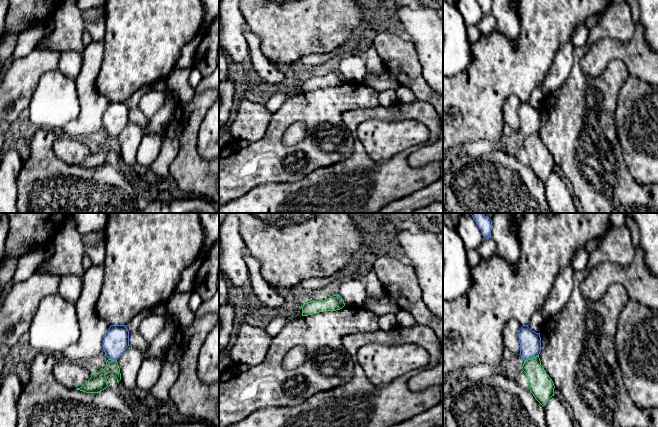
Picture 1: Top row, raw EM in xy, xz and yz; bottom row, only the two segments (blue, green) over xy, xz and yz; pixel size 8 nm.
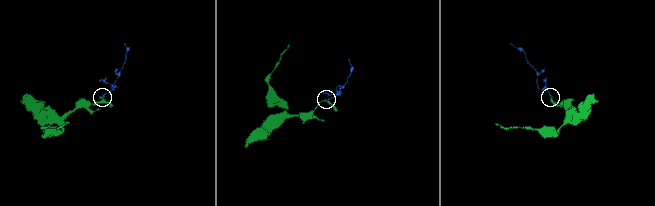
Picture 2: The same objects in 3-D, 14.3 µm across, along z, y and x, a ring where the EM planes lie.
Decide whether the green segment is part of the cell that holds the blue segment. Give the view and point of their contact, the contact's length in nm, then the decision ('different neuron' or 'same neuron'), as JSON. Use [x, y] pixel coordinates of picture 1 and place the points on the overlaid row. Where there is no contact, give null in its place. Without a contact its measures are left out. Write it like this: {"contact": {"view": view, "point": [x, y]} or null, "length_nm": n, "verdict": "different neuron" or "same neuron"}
{"contact": {"view": "yz", "point": [531, 357]}, "length_nm": 130, "verdict": "different neuron"}

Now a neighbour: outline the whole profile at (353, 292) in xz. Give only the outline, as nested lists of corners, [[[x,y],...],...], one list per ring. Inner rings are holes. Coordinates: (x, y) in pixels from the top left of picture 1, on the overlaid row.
[[[345,279],[339,287],[338,293],[346,306],[363,307],[367,299],[365,284],[358,279]]]

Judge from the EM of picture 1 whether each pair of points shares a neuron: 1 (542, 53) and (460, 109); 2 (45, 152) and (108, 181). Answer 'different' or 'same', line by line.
1: same
2: same

